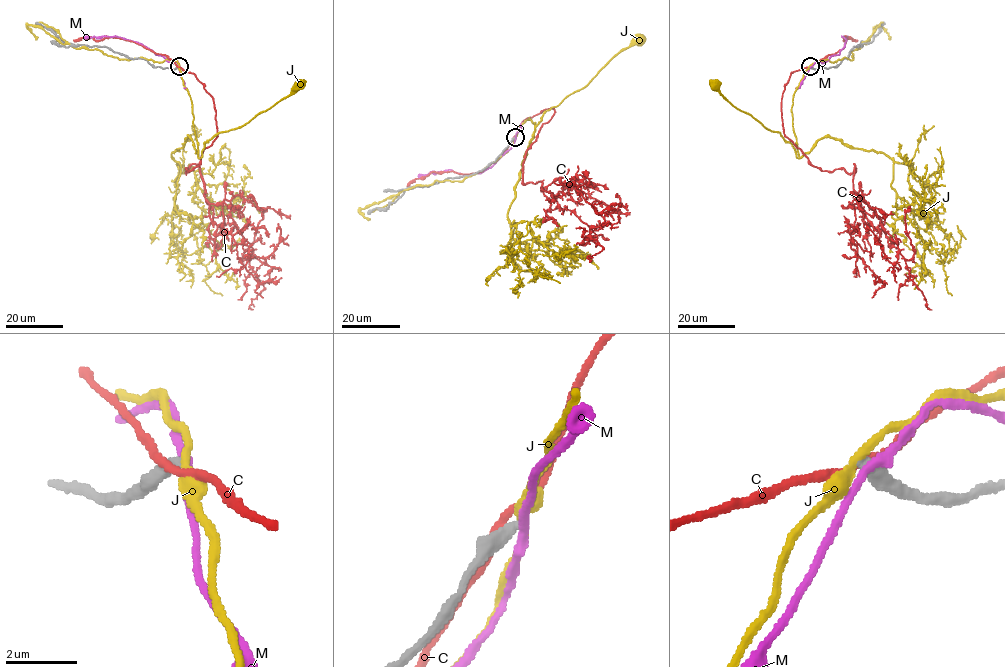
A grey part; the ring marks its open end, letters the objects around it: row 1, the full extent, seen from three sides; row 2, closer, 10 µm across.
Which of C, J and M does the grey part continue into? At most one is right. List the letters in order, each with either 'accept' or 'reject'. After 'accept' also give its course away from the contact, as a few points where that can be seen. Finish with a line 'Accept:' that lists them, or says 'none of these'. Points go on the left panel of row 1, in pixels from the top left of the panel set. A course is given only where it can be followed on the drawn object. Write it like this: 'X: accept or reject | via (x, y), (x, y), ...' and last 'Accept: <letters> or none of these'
C: reject
J: reject
M: reject
Accept: none of these

